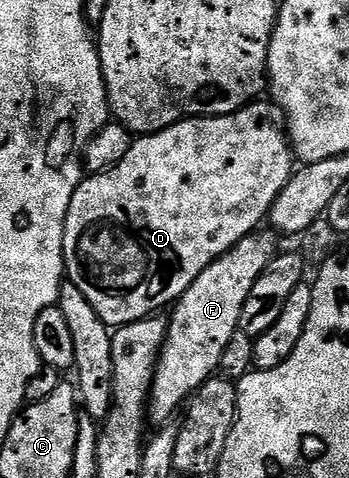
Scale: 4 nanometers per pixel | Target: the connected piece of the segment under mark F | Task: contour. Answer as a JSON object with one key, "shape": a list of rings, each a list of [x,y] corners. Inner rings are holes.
{"shape":[[[263,231],[252,232],[250,236],[234,244],[224,256],[214,260],[170,309],[172,312],[167,320],[167,337],[155,367],[151,398],[147,401],[147,414],[152,425],[162,426],[168,423],[174,417],[171,415],[179,407],[180,411],[194,396],[195,391],[219,372],[221,354],[225,346],[229,346],[229,338],[233,338],[233,334],[239,331],[241,306],[245,306],[245,298],[249,298],[249,290],[253,290],[253,285],[257,283],[257,278],[261,278],[265,266],[269,266],[269,262],[273,262],[277,255],[274,240],[276,237],[270,231],[267,231],[268,233]]]}

